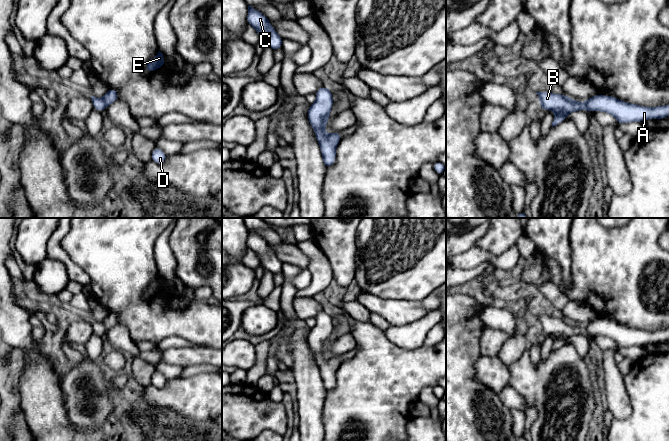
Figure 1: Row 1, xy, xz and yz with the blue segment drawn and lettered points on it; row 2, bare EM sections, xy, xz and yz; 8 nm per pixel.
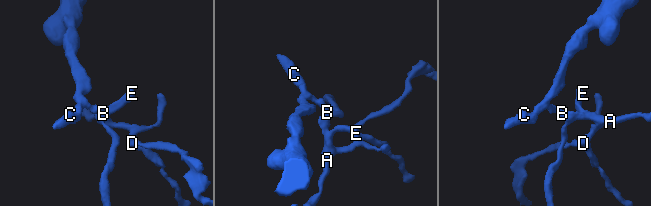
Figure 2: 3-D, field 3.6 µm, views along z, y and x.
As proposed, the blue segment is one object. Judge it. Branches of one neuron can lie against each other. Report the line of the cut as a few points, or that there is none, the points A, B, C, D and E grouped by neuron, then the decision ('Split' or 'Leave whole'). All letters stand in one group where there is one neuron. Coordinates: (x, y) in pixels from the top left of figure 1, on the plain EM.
No split. Groups: A B C D E. Leave whole

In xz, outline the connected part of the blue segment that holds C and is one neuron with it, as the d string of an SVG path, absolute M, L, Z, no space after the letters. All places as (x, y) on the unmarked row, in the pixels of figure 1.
M251 229L248 230L247 246L249 250L252 250L258 256L264 269L270 271L272 274L282 272L283 262L271 250L268 242L259 234L253 233Z

